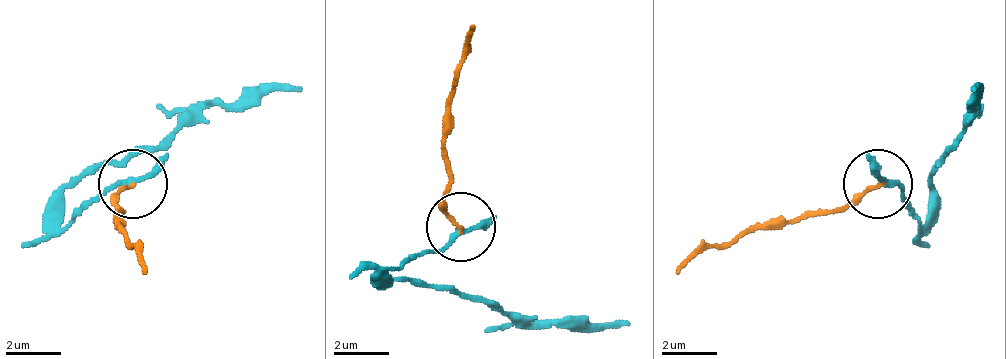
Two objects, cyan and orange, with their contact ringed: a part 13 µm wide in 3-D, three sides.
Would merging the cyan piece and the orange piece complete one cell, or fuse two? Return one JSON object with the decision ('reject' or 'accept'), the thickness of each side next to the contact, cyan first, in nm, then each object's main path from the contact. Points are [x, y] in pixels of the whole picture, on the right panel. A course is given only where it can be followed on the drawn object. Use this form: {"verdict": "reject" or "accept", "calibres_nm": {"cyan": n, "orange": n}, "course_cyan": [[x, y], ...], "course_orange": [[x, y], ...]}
{"verdict": "reject", "calibres_nm": {"cyan": 170, "orange": 140}, "course_cyan": [[880, 185], [928, 213], [928, 185], [949, 151], [976, 89]], "course_orange": [[880, 185], [845, 206], [755, 220], [700, 248], [679, 275]]}

